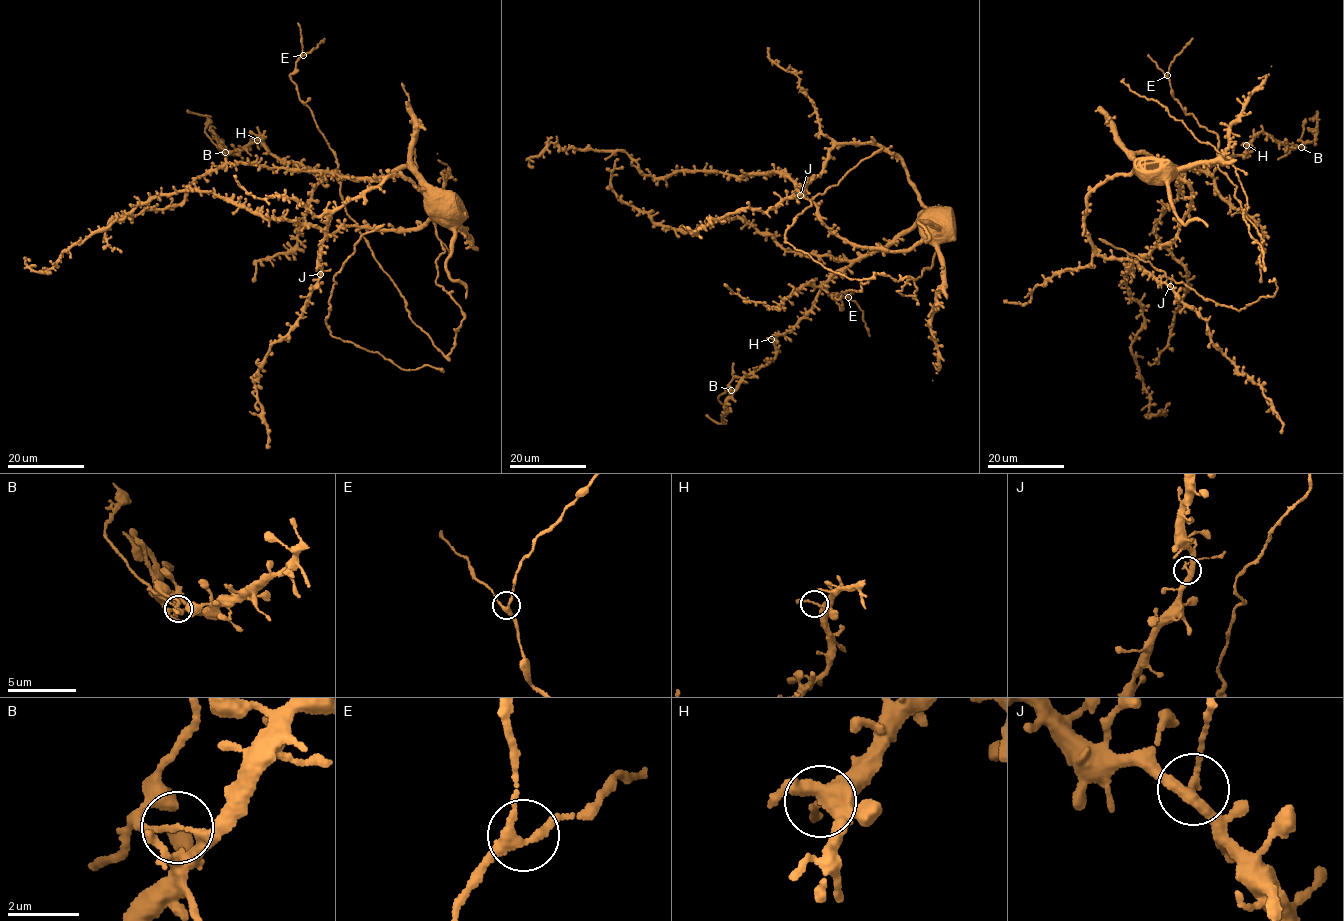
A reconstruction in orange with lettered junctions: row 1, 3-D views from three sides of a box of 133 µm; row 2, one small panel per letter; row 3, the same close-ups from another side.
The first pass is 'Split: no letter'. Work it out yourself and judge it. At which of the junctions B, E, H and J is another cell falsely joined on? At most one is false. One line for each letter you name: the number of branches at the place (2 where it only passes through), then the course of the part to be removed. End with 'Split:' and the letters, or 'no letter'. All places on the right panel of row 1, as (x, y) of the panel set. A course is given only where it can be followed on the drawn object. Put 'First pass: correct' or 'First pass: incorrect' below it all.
B: 3 | (1301, 147), (1306, 118)
Split: B
First pass: incorrect

